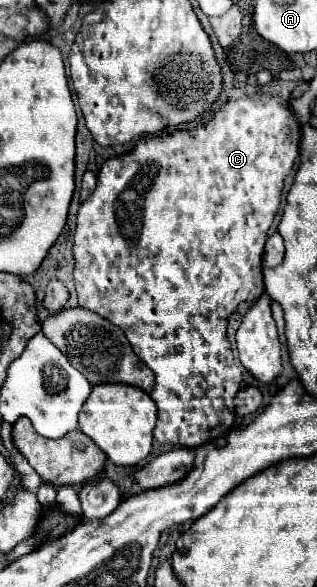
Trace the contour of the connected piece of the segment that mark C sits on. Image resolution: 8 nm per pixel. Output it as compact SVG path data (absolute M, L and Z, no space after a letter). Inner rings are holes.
M265 95L243 97L237 101L229 101L227 105L217 109L213 119L199 129L175 131L173 135L167 137L141 139L133 151L121 157L111 157L101 165L95 191L89 195L85 203L81 203L73 245L75 259L73 278L79 305L123 327L123 333L127 335L133 351L139 355L139 359L143 359L143 363L147 363L147 367L151 367L151 371L155 371L155 387L149 395L159 407L159 421L153 431L159 443L173 443L177 447L199 447L207 441L227 435L233 427L233 419L235 419L233 397L241 387L241 369L235 365L233 351L227 341L227 317L235 311L235 307L241 301L255 301L265 291L263 273L261 273L263 247L267 241L267 231L281 205L283 179L293 169L293 163L299 155L299 139L301 139L301 127L293 119L291 109L287 115L287 109L289 107L279 97L265 97Z

